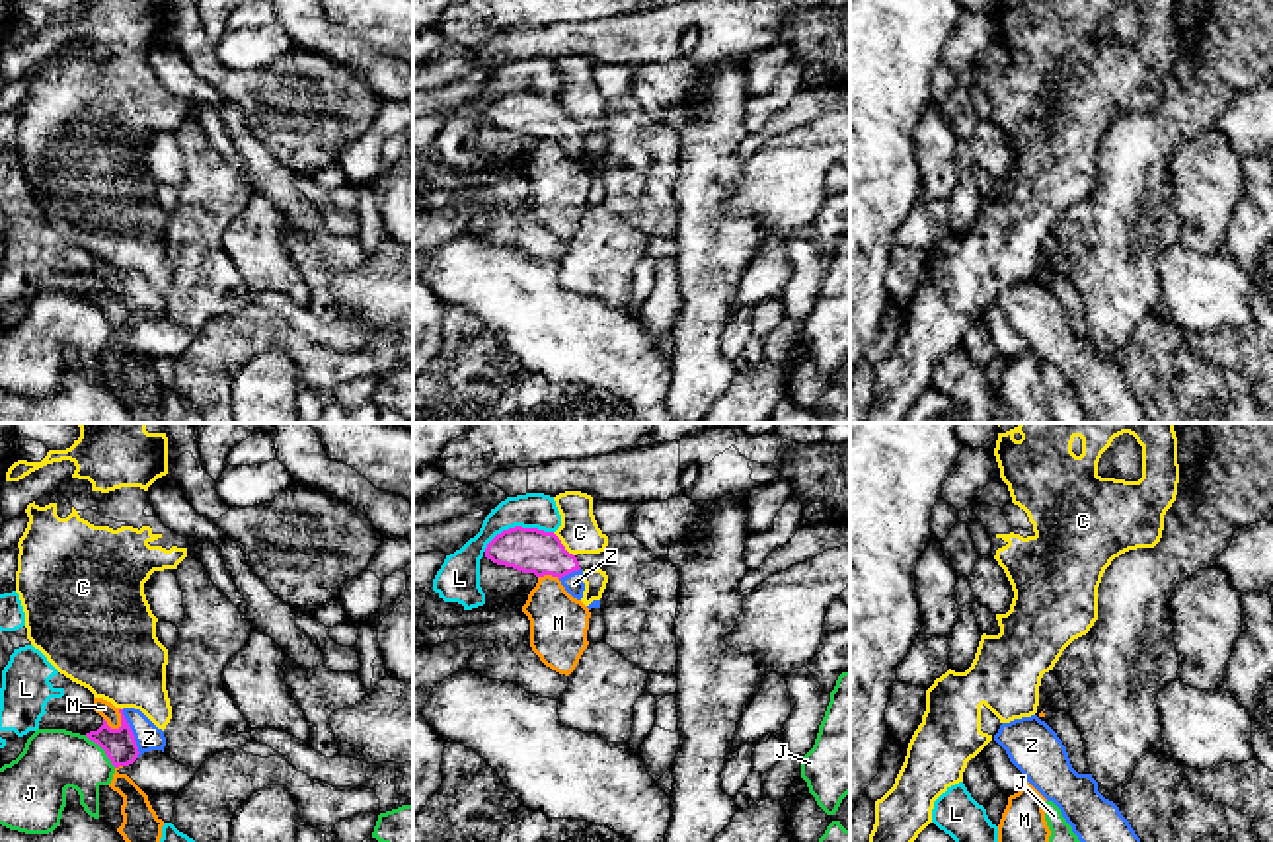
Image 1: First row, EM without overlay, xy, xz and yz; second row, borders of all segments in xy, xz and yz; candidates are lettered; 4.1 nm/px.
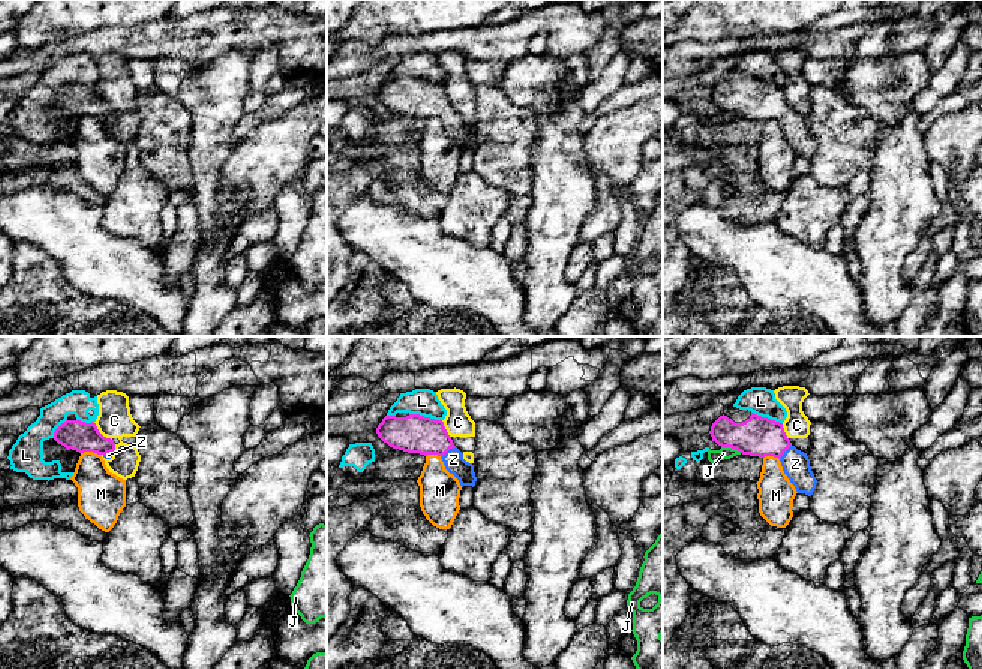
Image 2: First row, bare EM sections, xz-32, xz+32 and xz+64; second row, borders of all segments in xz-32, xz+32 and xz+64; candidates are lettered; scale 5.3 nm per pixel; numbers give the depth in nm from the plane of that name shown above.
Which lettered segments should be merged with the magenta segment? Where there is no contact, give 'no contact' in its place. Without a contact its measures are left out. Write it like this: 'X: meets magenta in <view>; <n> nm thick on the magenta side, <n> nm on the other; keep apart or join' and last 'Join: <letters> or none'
C: meets magenta in xz; 190 nm thick on the magenta side, 160 nm on the other; keep apart
J: meets magenta in xy; 140 nm thick on the magenta side, 260 nm on the other; keep apart
L: meets magenta in xz; 190 nm thick on the magenta side, 140 nm on the other; keep apart
M: meets magenta in xy; 140 nm thick on the magenta side, 70 nm on the other; keep apart
Z: meets magenta in xy; 140 nm thick on the magenta side, 110 nm on the other; join
Join: Z

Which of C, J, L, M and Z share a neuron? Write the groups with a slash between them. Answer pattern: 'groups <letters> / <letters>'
groups C / J / L / M / Z

